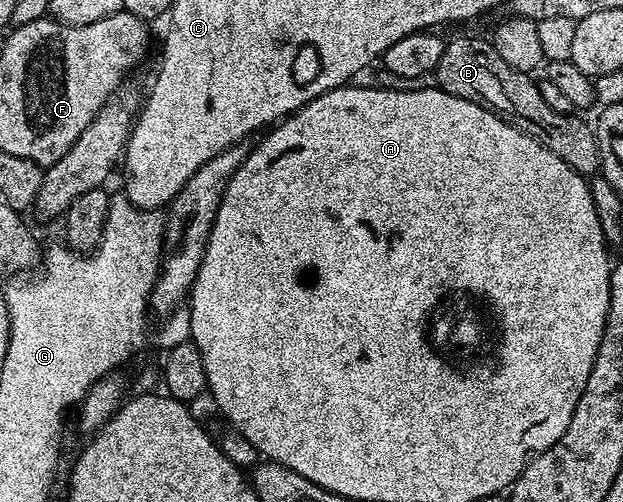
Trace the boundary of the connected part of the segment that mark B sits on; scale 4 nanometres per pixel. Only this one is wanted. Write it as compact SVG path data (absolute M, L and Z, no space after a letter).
M449 38L436 66L435 79L435 86L439 90L492 111L500 119L506 120L511 127L526 132L542 145L546 145L550 153L558 153L558 157L562 157L562 161L566 161L566 165L570 165L570 169L574 169L579 175L592 177L599 172L600 150L595 130L589 124L587 127L582 120L575 119L575 114L563 115L550 109L550 105L542 101L539 82L527 71L510 69L510 65L506 65L506 61L498 57L487 38Z

